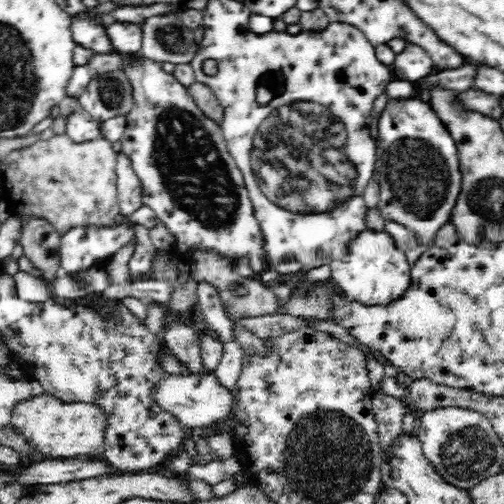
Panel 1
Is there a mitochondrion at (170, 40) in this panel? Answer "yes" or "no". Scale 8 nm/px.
yes

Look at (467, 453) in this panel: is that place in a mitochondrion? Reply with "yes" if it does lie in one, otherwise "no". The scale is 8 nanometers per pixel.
yes

